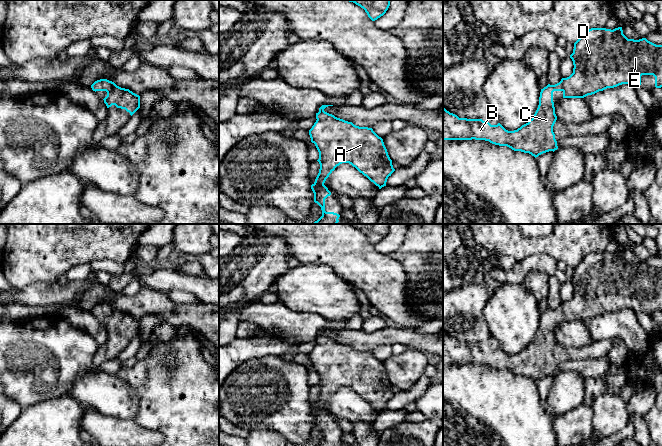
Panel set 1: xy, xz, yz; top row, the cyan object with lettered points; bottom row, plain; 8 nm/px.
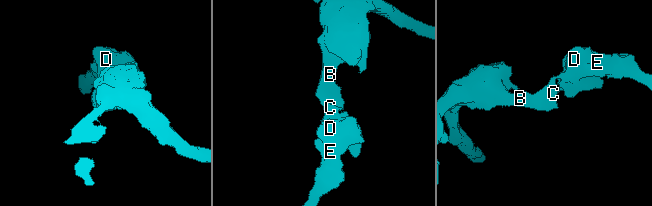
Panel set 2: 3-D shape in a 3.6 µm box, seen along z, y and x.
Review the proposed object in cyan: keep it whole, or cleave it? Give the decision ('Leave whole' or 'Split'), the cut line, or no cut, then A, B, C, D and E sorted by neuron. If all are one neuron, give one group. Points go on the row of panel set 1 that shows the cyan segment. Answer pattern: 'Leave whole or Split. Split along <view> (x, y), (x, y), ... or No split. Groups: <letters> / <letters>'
Leave whole. No split. Groups: A B C D E

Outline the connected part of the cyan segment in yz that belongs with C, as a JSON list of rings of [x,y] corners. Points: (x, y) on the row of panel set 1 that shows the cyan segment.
[[[622,27],[613,30],[606,28],[591,28],[575,43],[573,53],[573,73],[562,78],[555,85],[548,84],[541,89],[539,105],[532,119],[514,131],[506,130],[500,123],[491,125],[482,119],[459,118],[443,107],[443,141],[444,140],[485,140],[499,146],[507,146],[514,151],[529,153],[535,158],[539,155],[558,149],[553,126],[557,120],[553,102],[553,92],[562,91],[563,98],[584,98],[607,88],[622,84],[635,87],[641,85],[642,75],[653,75],[655,87],[662,87],[662,45],[656,45],[646,38],[628,39]]]

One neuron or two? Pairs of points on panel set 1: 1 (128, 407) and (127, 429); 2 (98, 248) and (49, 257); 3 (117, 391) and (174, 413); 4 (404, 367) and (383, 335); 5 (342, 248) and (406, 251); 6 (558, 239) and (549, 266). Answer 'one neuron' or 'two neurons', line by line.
1: two neurons
2: one neuron
3: two neurons
4: two neurons
5: two neurons
6: two neurons

